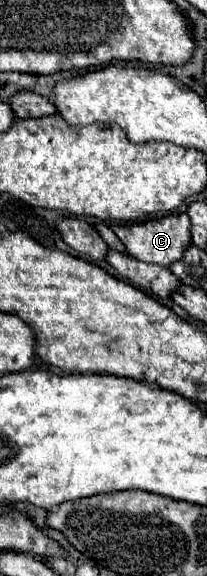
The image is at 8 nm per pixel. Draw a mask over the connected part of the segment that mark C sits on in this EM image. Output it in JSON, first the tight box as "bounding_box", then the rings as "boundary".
{"bounding_box":[113,213,191,267],"boundary":[[[173,213],[161,219],[151,219],[147,223],[113,225],[113,231],[123,241],[131,257],[145,263],[157,263],[163,267],[171,267],[175,261],[181,261],[185,249],[191,245],[191,219],[187,213]]]}

